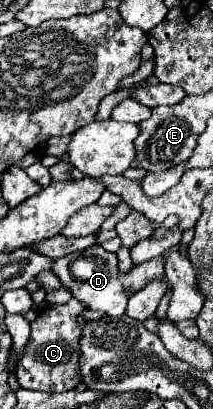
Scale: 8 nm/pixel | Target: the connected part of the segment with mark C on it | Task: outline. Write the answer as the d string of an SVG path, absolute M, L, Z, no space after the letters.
M70 299L64 305L54 305L44 313L38 313L36 321L30 323L30 339L16 365L16 379L20 387L48 393L62 393L76 389L80 377L80 337L88 323L84 319L86 305L78 299Z

